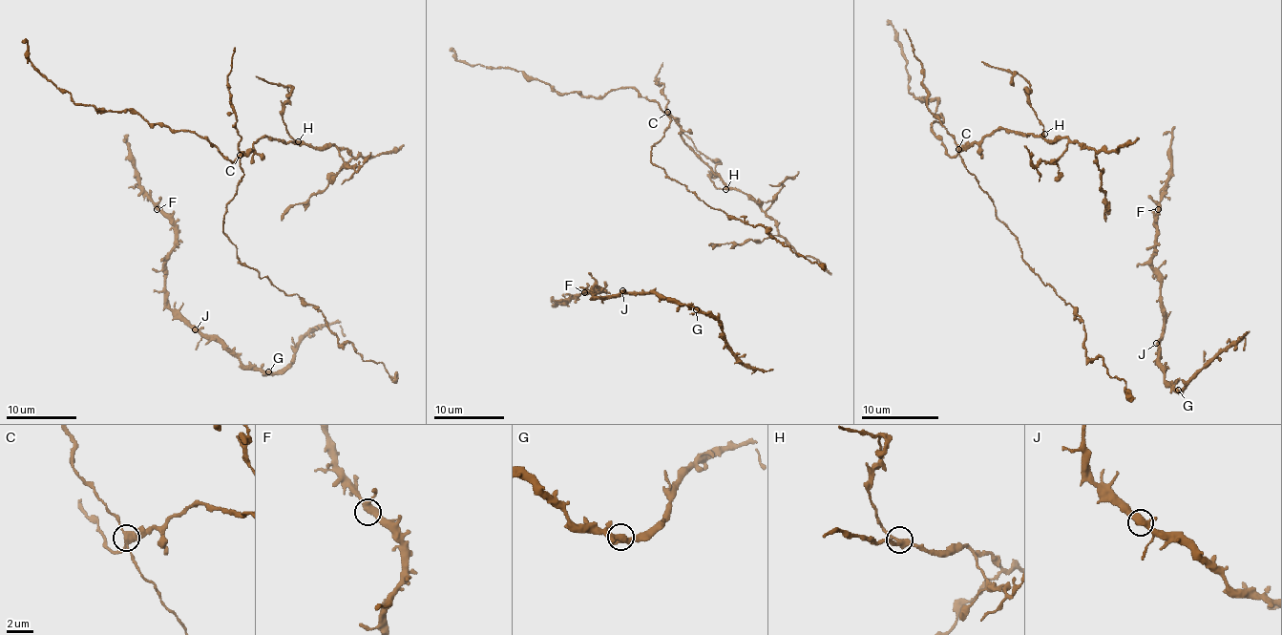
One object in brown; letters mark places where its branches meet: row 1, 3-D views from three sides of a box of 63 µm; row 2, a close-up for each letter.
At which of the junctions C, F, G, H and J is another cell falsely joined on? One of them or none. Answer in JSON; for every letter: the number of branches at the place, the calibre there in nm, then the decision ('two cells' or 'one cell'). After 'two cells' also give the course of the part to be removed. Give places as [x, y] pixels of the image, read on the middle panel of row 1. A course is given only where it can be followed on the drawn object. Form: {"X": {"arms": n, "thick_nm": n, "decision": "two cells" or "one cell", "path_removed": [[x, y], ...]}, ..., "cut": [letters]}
{"C": {"arms": 4, "thick_nm": 360, "decision": "two cells", "path_removed": [[668, 113], [671, 121], [664, 135], [652, 145], [650, 161], [710, 206], [764, 227], [826, 271]]}, "F": {"arms": 3, "thick_nm": 360, "decision": "one cell"}, "G": {"arms": 3, "thick_nm": 360, "decision": "one cell"}, "H": {"arms": 3, "thick_nm": 320, "decision": "one cell"}, "J": {"arms": 3, "thick_nm": 340, "decision": "one cell"}, "cut": ["C"]}

